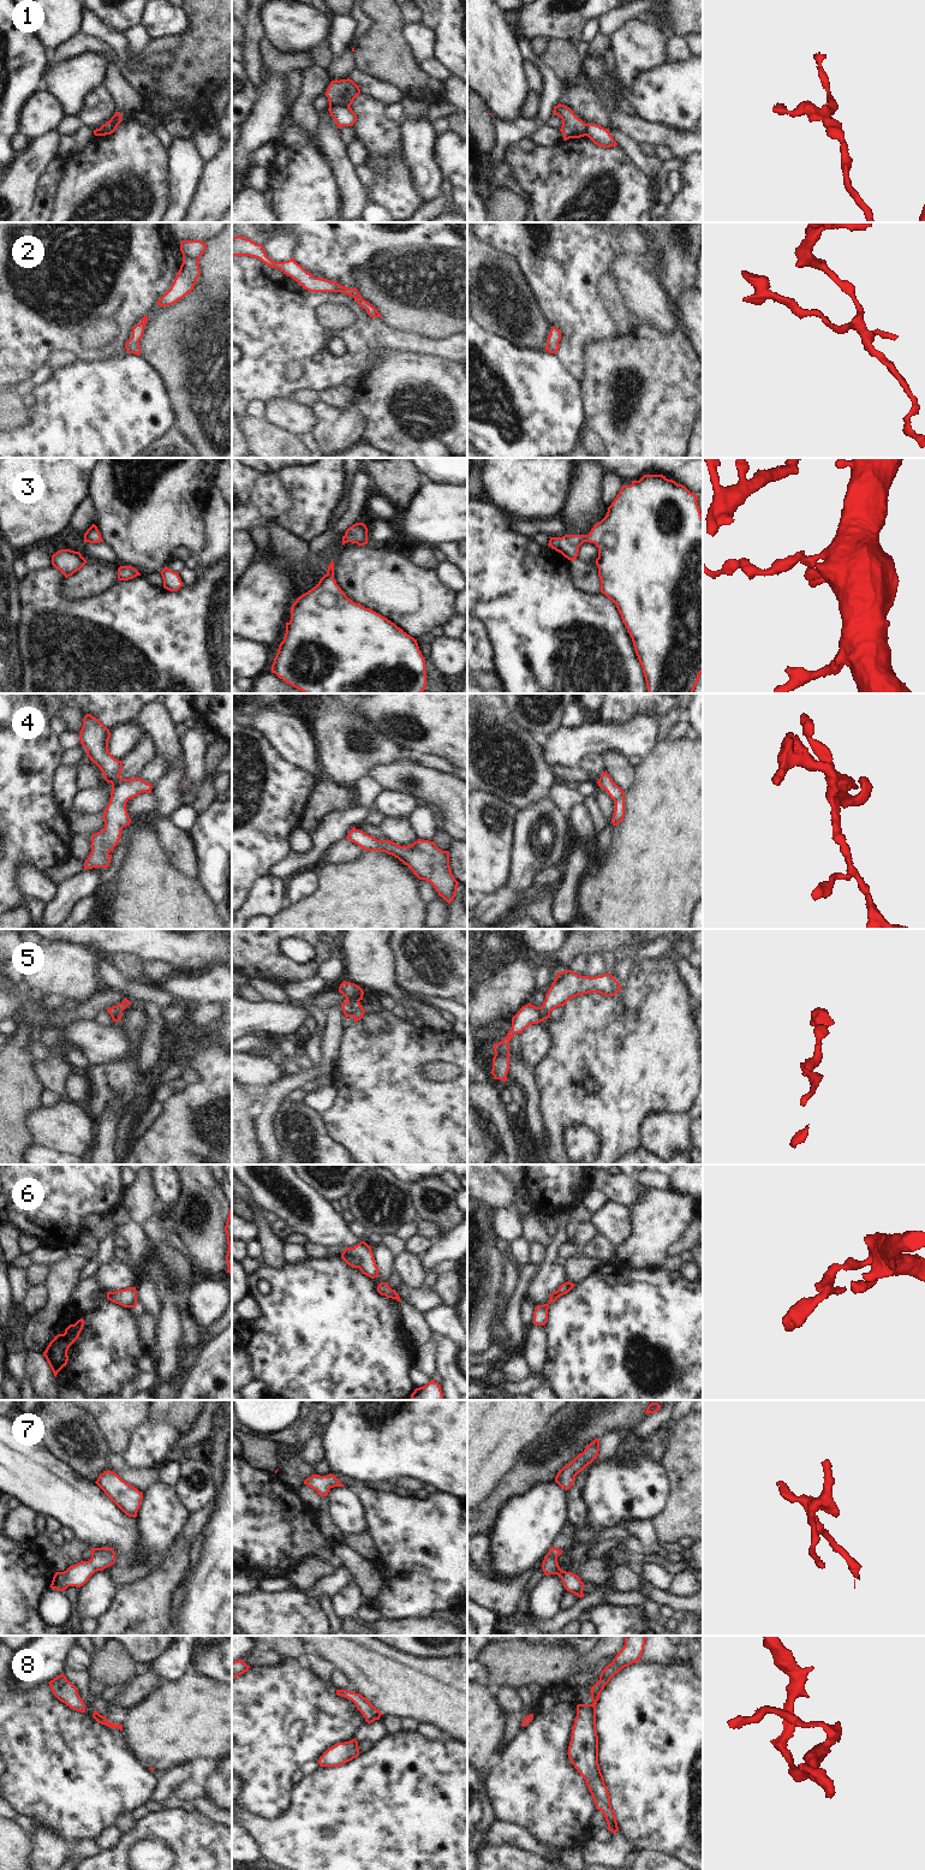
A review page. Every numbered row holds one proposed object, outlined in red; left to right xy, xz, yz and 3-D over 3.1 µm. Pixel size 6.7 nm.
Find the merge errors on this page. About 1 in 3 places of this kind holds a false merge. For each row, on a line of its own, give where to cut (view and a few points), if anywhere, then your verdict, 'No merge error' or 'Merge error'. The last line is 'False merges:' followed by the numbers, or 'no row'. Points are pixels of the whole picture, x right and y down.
1: Split along xz (329, 103), (348, 107). Merge error
2: No split. No merge error
3: No split. No merge error
4: No split. No merge error
5: No split. No merge error
6: Split along xz (344, 1251), (354, 1256), (358, 1260), (359, 1267). Merge error
7: No split. No merge error
8: No split. No merge error
False merges: 1, 6

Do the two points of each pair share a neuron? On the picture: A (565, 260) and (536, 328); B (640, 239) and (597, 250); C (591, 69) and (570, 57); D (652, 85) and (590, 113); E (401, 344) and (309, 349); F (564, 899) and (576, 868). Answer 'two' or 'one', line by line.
A: two
B: two
C: two
D: two
E: one
F: one

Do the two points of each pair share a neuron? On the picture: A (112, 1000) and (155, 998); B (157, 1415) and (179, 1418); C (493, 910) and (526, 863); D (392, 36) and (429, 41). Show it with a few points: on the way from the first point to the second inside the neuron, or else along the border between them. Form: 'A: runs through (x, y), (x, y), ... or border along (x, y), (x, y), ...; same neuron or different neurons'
A: border along (107, 988), (121, 992), (126, 996); different neurons
B: runs through (162, 1415), (174, 1415); same neuron
C: runs through (505, 898), (515, 887), (521, 875); same neuron
D: border along (405, 25), (405, 37), (421, 64); different neurons

